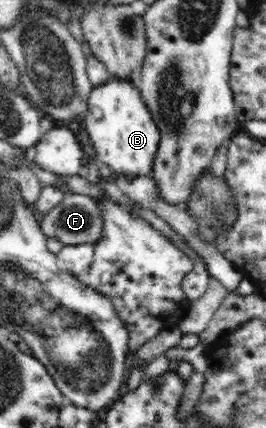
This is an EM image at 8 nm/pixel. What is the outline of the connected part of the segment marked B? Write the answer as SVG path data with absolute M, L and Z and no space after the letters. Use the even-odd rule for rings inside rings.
M112 78L93 87L87 98L85 127L99 163L107 165L117 175L150 178L154 156L160 145L160 132L134 82Z

